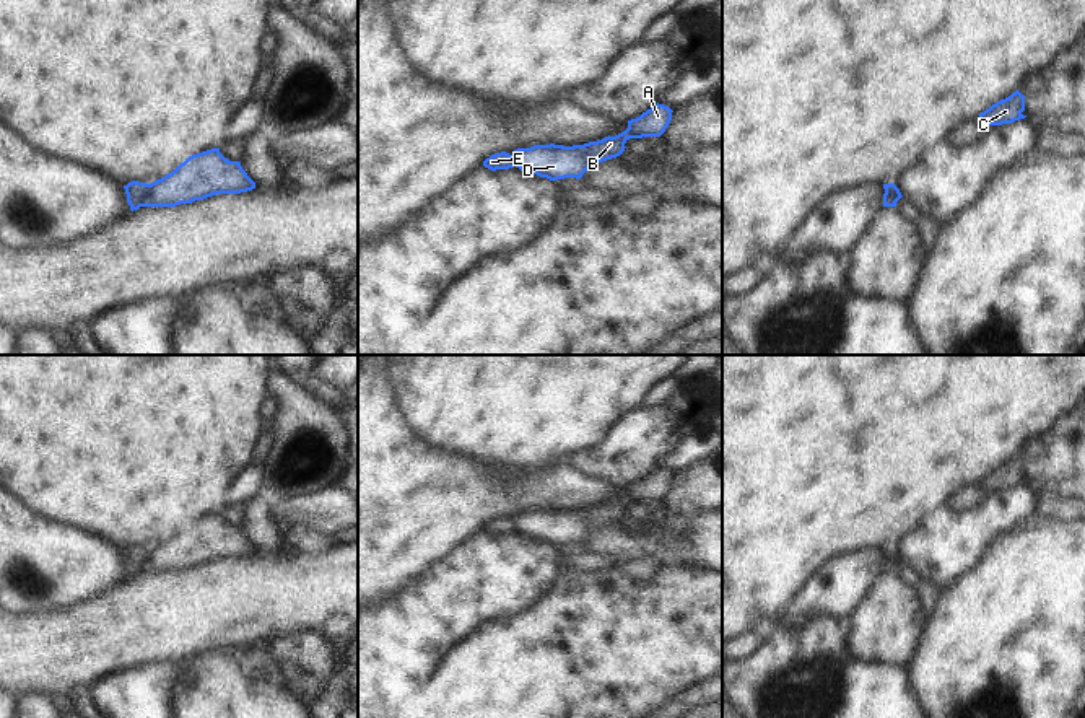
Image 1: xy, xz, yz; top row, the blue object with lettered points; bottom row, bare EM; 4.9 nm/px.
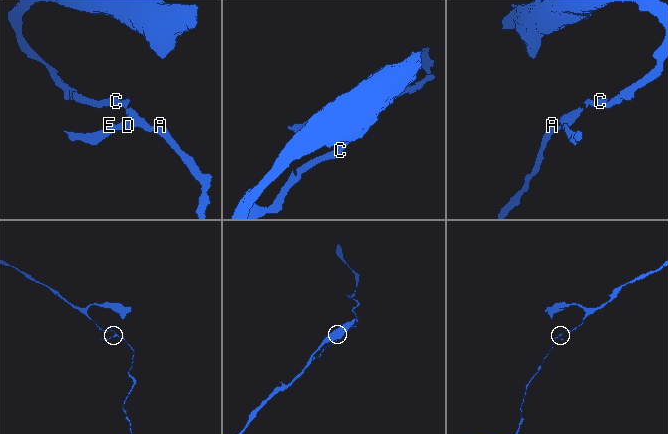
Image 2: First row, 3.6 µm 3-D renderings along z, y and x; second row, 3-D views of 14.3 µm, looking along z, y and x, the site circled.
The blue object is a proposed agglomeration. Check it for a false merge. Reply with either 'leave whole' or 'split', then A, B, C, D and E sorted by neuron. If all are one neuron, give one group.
split; A B C D / E

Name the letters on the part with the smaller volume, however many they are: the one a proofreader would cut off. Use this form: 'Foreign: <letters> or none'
Foreign: E

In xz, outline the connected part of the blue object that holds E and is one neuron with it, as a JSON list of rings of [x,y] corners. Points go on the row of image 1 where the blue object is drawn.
[[[501,151],[501,153],[495,153],[490,158],[486,158],[483,161],[483,166],[491,169],[491,171],[509,169],[509,168],[516,166],[516,161],[514,161],[512,155]]]

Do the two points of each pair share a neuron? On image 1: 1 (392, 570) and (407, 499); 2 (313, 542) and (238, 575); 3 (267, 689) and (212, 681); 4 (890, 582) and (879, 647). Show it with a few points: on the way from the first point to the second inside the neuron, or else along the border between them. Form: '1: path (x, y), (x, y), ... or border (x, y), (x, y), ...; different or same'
1: path (392, 552), (392, 516); same
2: border (334, 544), (321, 554), (300, 554); different
3: path (254, 689), (225, 689); same
4: path (890, 598), (890, 621), (882, 630); same

